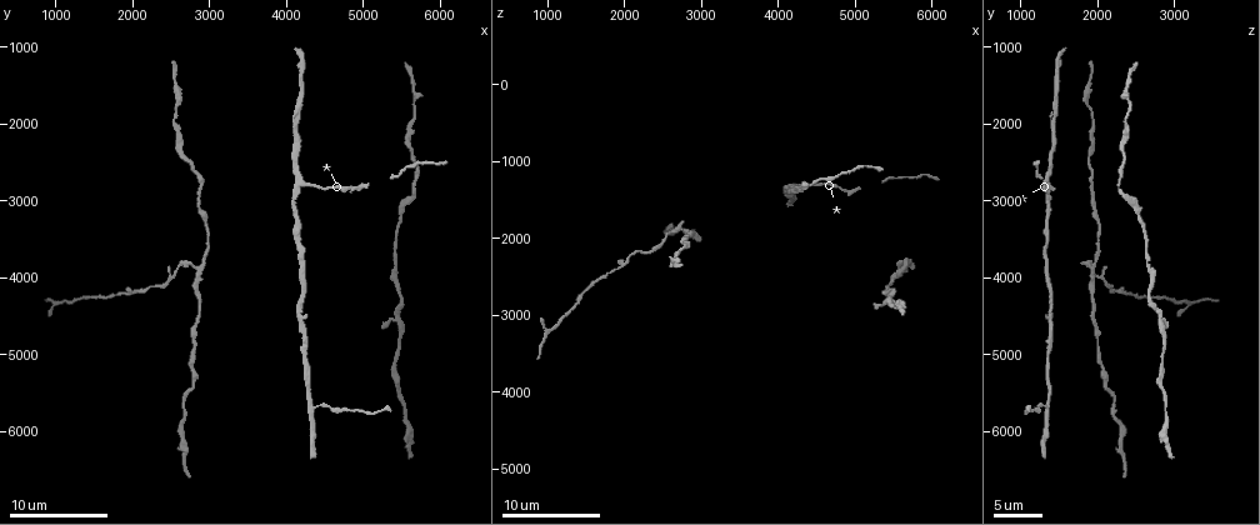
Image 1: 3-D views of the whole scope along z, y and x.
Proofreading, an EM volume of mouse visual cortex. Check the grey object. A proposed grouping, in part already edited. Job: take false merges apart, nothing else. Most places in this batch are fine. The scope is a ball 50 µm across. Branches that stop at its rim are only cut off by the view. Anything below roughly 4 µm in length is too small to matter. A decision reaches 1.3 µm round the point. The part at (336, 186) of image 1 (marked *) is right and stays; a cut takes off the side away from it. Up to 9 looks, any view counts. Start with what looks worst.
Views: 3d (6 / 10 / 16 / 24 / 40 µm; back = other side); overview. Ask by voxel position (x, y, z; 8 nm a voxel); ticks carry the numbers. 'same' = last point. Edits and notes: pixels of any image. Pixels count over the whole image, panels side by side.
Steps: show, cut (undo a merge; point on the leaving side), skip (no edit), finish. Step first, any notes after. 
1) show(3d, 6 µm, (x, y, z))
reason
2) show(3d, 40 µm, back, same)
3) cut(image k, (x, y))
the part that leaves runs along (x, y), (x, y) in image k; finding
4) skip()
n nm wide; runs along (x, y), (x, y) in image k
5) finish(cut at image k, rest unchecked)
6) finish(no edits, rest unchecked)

show(3d, 10 µm, (4350, 5650, 1350))

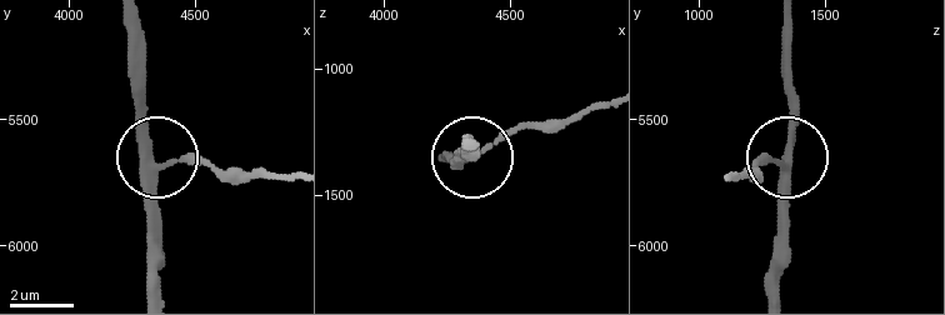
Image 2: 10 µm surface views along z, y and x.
skip()
3 arms; runs along (130, 21), (138, 134), (154, 166), (154, 236) in image 2; continuous, no second cell

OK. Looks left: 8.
show(3d, 10 µm, (2800, 5450, 2100))
thick turns thin

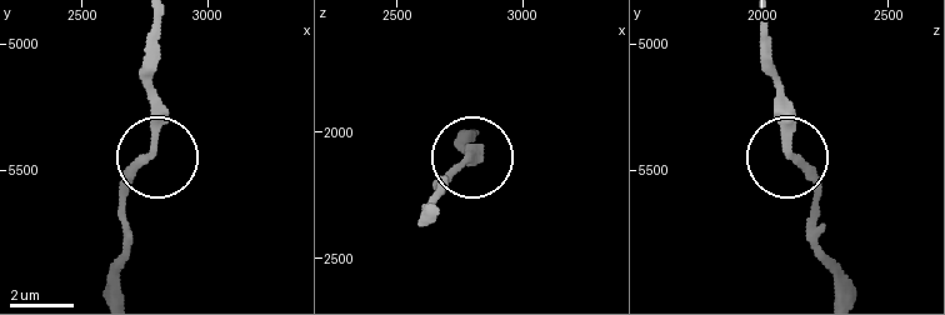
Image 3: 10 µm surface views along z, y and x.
skip()
runs along (158, 24), (153, 153), (120, 206) in image 3; all the same cell

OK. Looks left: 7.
show(3d, 10 µm, (2900, 3200, 2000))

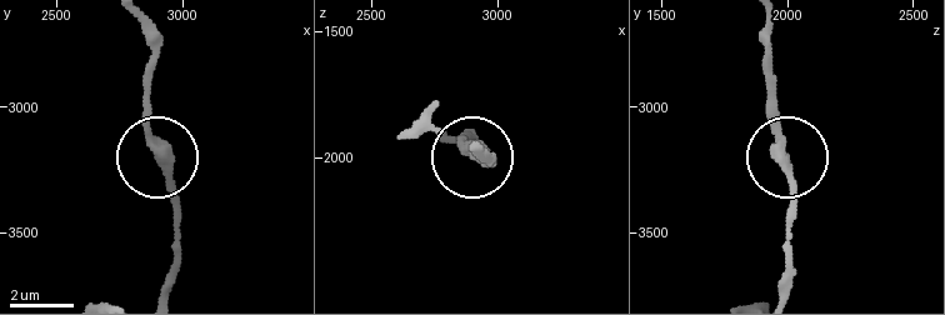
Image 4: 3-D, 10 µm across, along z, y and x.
skip()
side arm 18 µm; all the same cell

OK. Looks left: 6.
show(3d, 16 µm, (5450, 5450, 2900))
thick turns thin

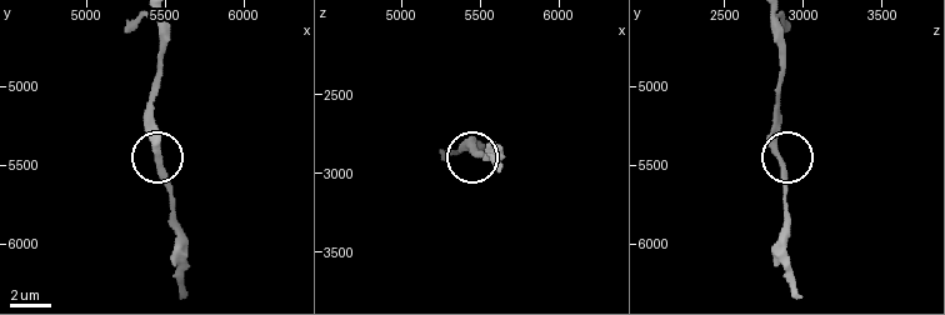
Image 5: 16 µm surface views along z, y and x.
show(3d, 16 µm, back, (5460, 5500, 2880))
other side

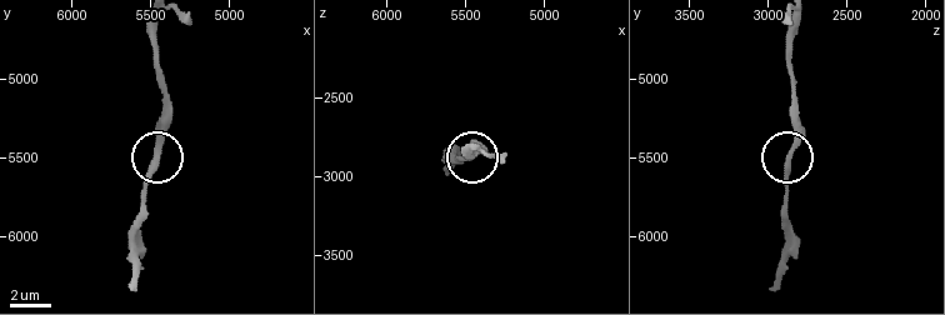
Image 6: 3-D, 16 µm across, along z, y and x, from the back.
skip()
one cell here

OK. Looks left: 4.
finish(no edits, rest unchecked)

